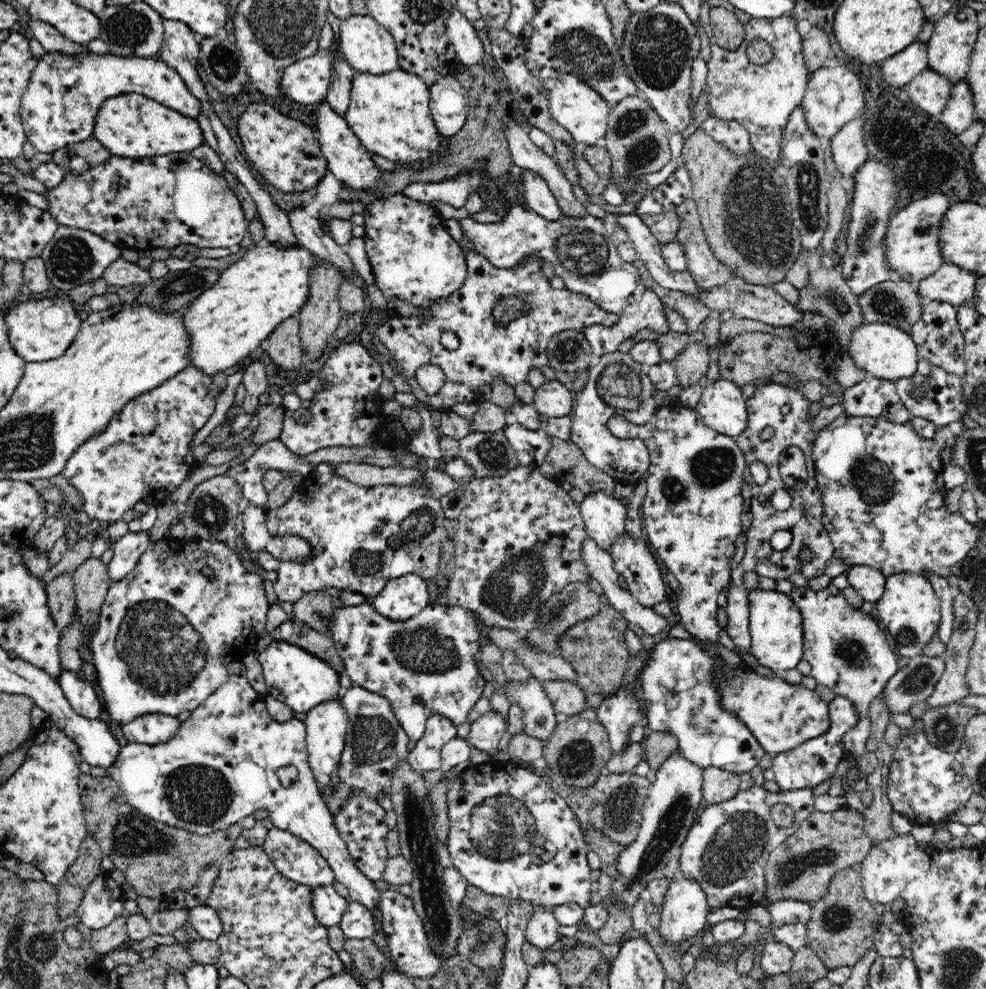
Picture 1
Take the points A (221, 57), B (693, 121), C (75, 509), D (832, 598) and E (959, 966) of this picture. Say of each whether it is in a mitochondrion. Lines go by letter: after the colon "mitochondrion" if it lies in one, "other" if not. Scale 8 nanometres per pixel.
A: mitochondrion
B: other
C: other
D: other
E: mitochondrion

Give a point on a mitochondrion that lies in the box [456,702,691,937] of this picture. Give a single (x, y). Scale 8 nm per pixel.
(503, 827)

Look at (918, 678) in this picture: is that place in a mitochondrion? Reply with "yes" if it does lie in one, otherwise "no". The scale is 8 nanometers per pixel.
yes

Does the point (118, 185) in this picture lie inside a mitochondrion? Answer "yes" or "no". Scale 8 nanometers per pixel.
no

